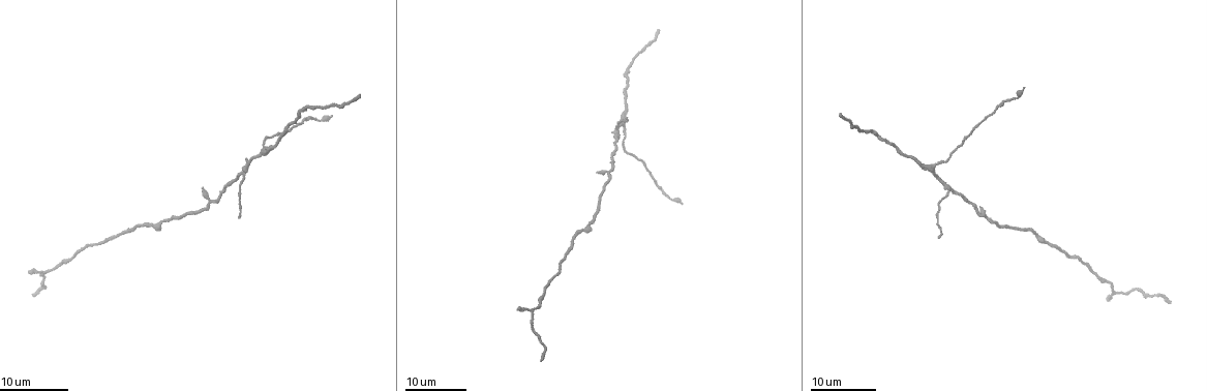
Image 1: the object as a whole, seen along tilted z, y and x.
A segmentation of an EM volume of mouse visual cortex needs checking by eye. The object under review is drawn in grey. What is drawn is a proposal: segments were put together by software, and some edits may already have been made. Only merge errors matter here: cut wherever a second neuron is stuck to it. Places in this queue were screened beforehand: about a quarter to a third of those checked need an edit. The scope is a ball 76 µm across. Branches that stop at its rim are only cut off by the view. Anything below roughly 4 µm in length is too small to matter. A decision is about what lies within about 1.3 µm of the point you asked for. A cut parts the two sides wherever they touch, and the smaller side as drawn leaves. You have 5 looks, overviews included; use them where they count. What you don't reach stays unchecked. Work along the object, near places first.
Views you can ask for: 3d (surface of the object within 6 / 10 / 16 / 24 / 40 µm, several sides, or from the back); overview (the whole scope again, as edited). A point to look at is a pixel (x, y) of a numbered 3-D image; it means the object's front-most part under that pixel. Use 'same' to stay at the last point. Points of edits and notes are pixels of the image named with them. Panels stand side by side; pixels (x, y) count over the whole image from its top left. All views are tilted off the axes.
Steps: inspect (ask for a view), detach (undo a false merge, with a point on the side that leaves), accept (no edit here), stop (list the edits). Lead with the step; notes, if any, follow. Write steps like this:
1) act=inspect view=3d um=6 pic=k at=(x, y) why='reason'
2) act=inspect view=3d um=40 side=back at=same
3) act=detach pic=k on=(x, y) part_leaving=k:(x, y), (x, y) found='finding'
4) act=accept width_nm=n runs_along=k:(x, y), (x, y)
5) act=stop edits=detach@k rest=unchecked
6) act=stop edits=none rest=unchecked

act=inspect view=3d um=16 pic=1 at=(224, 188) why='narrows sharply'

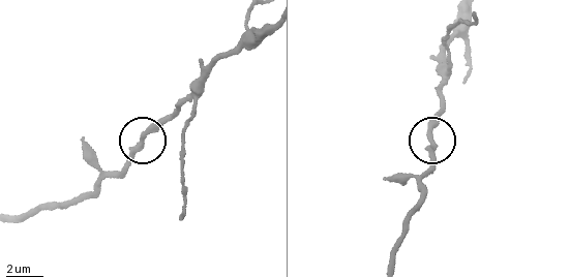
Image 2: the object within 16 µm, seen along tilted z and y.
act=inspect view=3d um=10 pic=2 at=(142, 136)

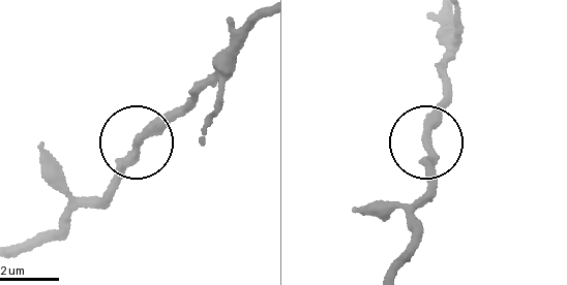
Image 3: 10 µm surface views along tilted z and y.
act=accept width_nm=280 runs_along=3:(8, 247), (55, 233), (105, 192), (137, 144), (187, 108) found='all the same neuron'

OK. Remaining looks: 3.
act=inspect view=3d um=16 pic=1 at=(933, 165)

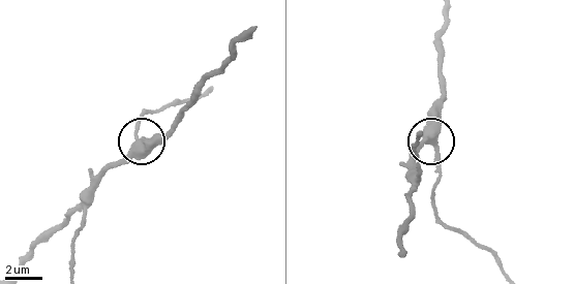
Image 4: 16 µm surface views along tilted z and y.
act=inspect view=3d um=10 pic=4 at=(434, 140) why='closer look'

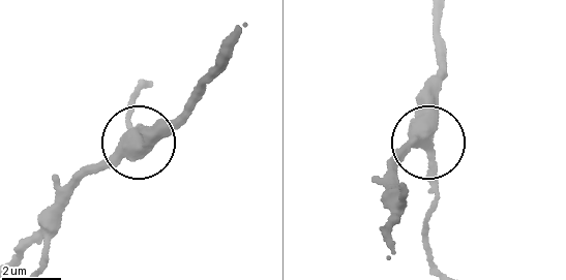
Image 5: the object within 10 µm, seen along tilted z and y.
act=accept width_nm=450 found='one neuron here'

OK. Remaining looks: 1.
act=stop edits=none rest=unchecked

